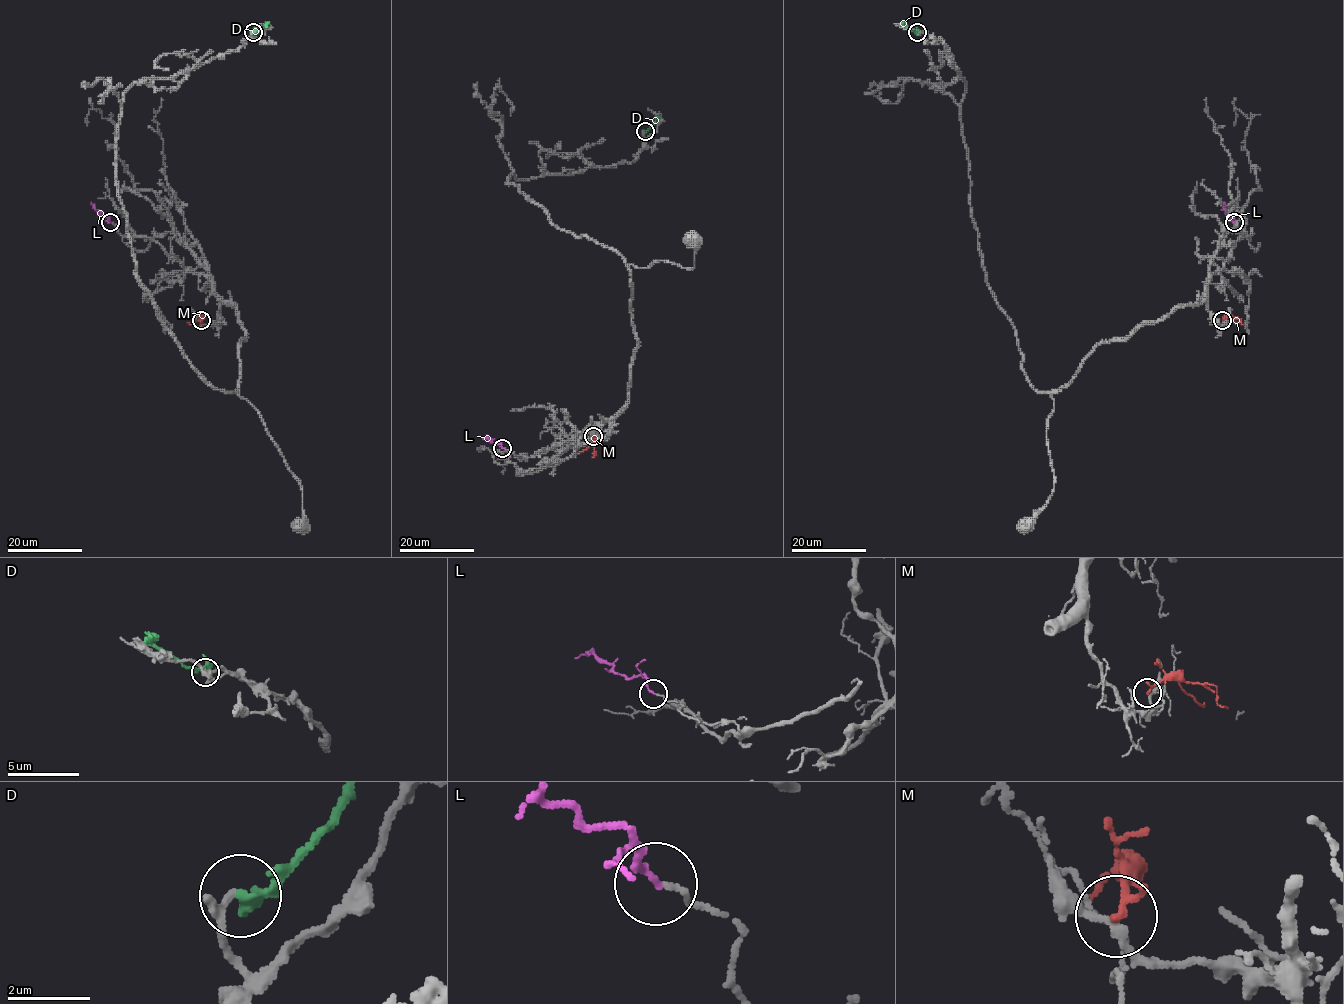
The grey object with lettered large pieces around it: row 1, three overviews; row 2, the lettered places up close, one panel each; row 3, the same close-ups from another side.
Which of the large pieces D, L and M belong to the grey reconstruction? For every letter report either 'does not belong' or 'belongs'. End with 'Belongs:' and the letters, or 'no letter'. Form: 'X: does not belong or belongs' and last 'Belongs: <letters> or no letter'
D: does not belong
L: belongs
M: does not belong
Belongs: L

